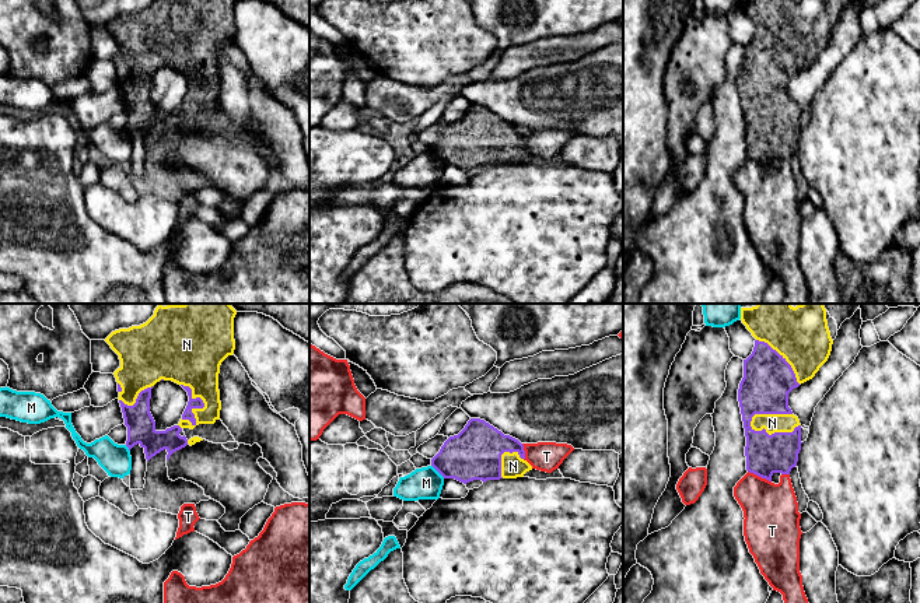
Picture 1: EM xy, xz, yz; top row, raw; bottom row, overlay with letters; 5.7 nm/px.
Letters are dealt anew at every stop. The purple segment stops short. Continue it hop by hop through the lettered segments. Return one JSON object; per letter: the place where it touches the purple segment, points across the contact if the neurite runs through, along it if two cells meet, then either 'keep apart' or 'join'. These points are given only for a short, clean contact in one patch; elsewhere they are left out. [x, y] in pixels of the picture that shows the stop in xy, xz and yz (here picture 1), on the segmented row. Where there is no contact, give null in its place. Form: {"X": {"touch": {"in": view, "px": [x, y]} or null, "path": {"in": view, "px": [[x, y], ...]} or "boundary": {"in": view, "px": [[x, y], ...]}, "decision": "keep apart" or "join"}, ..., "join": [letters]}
{"M": {"touch": {"in": "xz", "px": [438, 472]}, "boundary": {"in": "xz", "px": [[431, 465], [444, 477]]}, "decision": "keep apart"}, "N": {"touch": {"in": "yz", "px": [773, 434]}, "decision": "join"}, "T": {"touch": {"in": "yz", "px": [759, 476]}, "decision": "keep apart"}, "join": ["N"]}

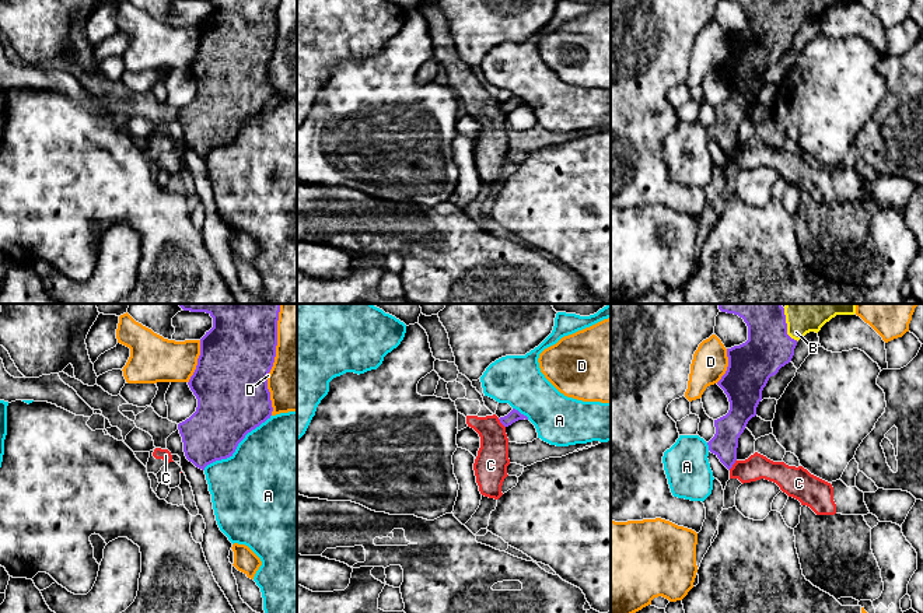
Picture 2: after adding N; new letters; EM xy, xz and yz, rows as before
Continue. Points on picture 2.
{"A": {"touch": {"in": "xy", "px": [237, 445]}, "decision": "keep apart"}, "B": {"touch": {"in": "yz", "px": [786, 326]}, "decision": "join"}, "C": {"touch": {"in": "yz", "px": [733, 463]}, "boundary": {"in": "yz", "px": [[736, 459], [729, 469]]}, "decision": "keep apart"}, "D": {"touch": {"in": "xy", "px": [273, 360]}, "decision": "keep apart"}, "join": ["B"]}

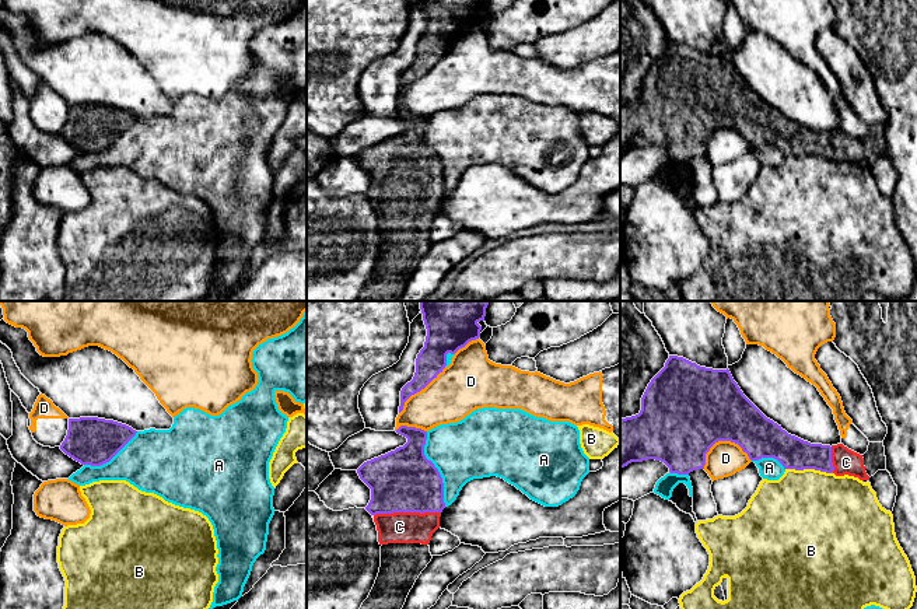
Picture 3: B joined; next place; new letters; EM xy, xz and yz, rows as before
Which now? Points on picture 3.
{"A": {"touch": {"in": "xz", "px": [437, 469]}, "decision": "keep apart"}, "B": {"touch": {"in": "yz", "px": [809, 468]}, "decision": "keep apart"}, "C": {"touch": {"in": "xz", "px": [406, 511]}, "path": {"in": "xz", "px": [[403, 480], [406, 511], [399, 518], [399, 527]]}, "decision": "join"}, "D": {"touch": {"in": "yz", "px": [721, 440]}, "decision": "keep apart"}, "join": ["C"]}

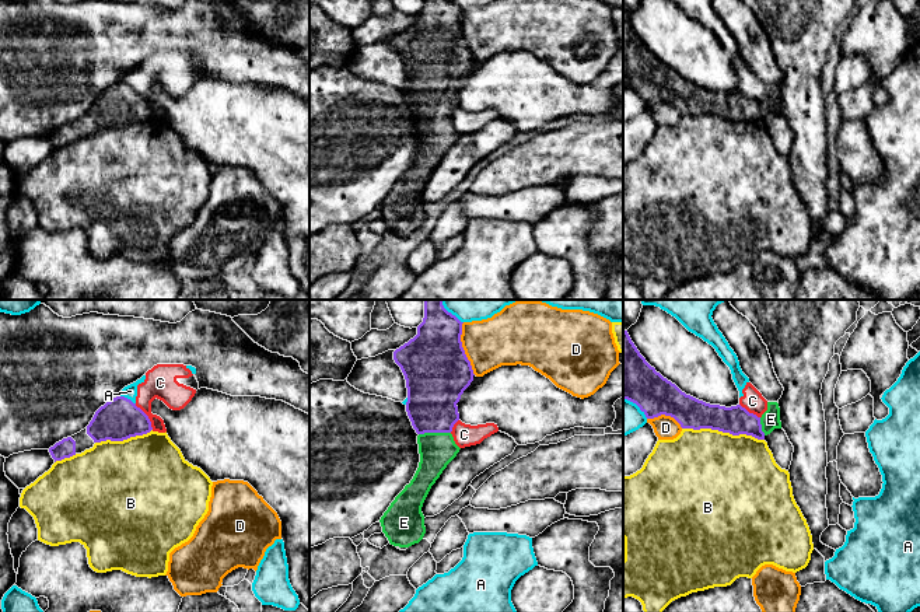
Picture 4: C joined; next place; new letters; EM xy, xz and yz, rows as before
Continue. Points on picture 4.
{"A": {"touch": {"in": "xy", "px": [126, 398]}, "decision": "keep apart"}, "B": {"touch": {"in": "yz", "px": [723, 432]}, "decision": "keep apart"}, "C": {"touch": {"in": "xy", "px": [147, 416]}, "boundary": {"in": "xy", "px": [[135, 404], [147, 416], [153, 429]]}, "decision": "keep apart"}, "D": {"touch": {"in": "xz", "px": [462, 349]}, "decision": "keep apart"}, "E": {"touch": {"in": "xz", "px": [434, 432]}, "path": {"in": "xz", "px": [[434, 388], [434, 432], [437, 450]]}, "decision": "join"}, "join": ["E"]}

